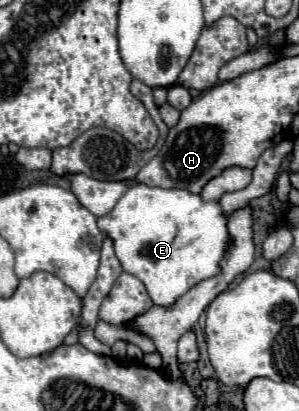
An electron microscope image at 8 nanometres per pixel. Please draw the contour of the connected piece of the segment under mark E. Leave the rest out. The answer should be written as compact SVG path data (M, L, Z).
M133 182L115 208L107 216L97 218L97 224L105 236L111 236L115 256L119 256L123 270L137 276L145 284L153 304L159 304L161 308L171 308L171 304L175 304L175 300L189 292L197 282L215 276L229 242L227 216L223 216L219 202L203 202L201 196L187 190L165 190L139 182Z

